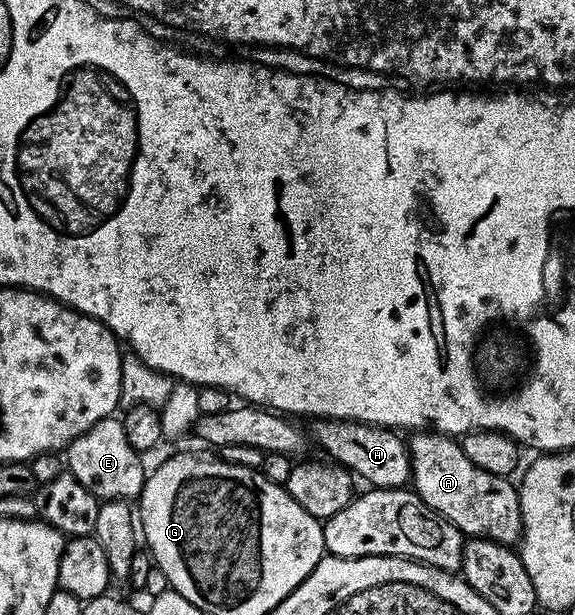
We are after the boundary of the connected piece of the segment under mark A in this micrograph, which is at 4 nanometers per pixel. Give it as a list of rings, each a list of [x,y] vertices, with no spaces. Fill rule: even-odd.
[[[418,432],[411,438],[414,439],[409,439],[408,449],[412,459],[412,486],[417,494],[419,494],[436,513],[442,514],[457,530],[462,531],[463,535],[469,536],[470,538],[491,538],[494,542],[503,544],[514,544],[519,541],[522,532],[522,509],[520,508],[520,500],[518,499],[519,487],[515,485],[515,483],[513,486],[513,481],[511,481],[510,478],[501,478],[492,472],[484,472],[484,468],[476,468],[476,464],[472,464],[472,460],[468,460],[468,456],[464,456],[464,448],[462,447],[461,441],[455,440],[453,437],[437,432]]]

